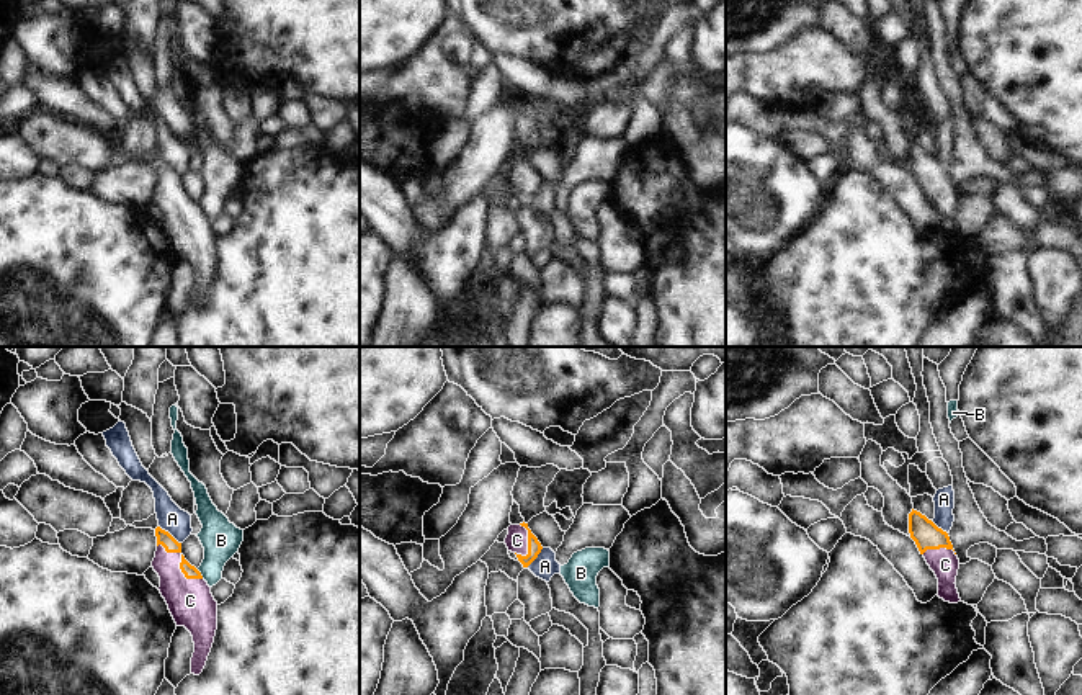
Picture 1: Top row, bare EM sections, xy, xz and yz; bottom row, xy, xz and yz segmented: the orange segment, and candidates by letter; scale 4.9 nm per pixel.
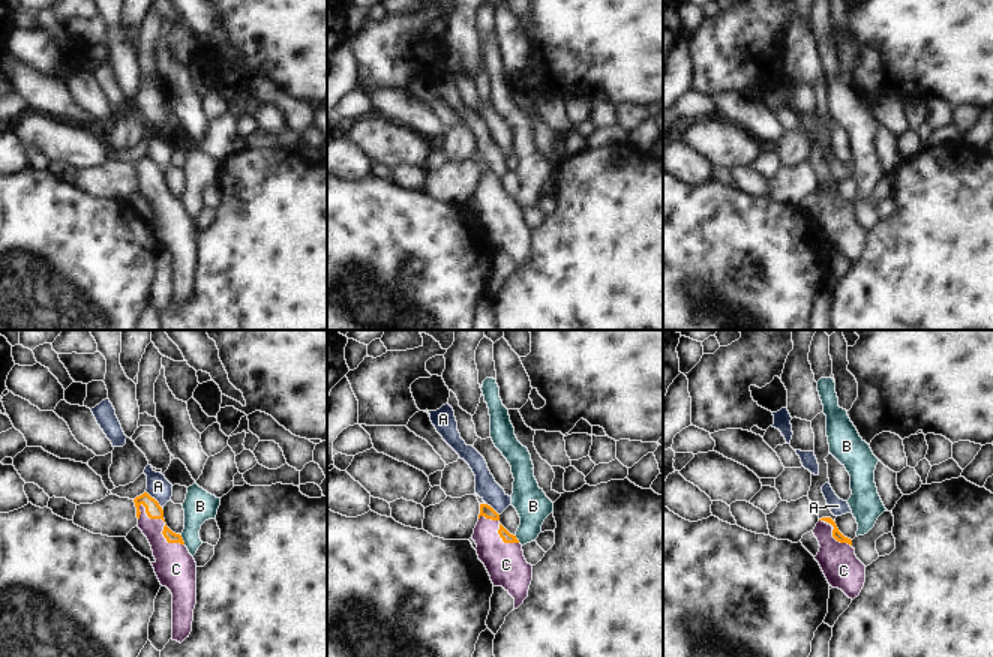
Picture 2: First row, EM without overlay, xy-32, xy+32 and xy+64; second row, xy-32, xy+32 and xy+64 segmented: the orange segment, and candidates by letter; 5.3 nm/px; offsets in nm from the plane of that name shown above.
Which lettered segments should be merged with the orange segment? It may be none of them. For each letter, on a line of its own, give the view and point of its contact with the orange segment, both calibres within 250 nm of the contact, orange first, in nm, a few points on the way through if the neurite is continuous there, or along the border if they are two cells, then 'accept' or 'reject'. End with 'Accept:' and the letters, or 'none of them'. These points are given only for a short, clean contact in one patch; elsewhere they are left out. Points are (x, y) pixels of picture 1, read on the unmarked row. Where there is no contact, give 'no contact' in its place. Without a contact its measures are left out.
A: xy (169, 167) | 70/140 nm | along xy (159, 159), (180, 177) | reject
B: xy (200, 208) | 70/190 nm | along xy (196, 203), (203, 211) | reject
C: xy (180, 197) | 70/220 nm | accept
Accept: C

